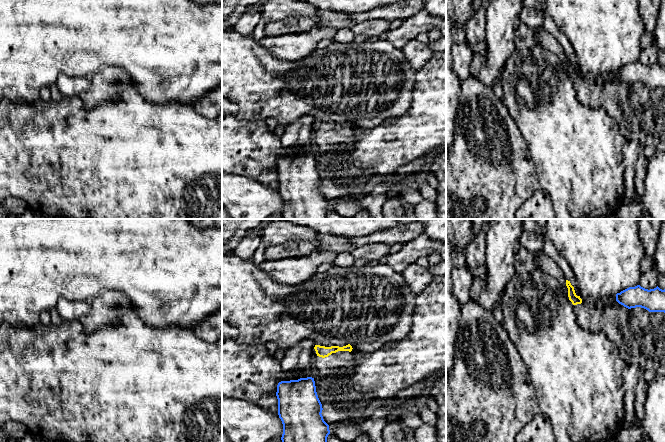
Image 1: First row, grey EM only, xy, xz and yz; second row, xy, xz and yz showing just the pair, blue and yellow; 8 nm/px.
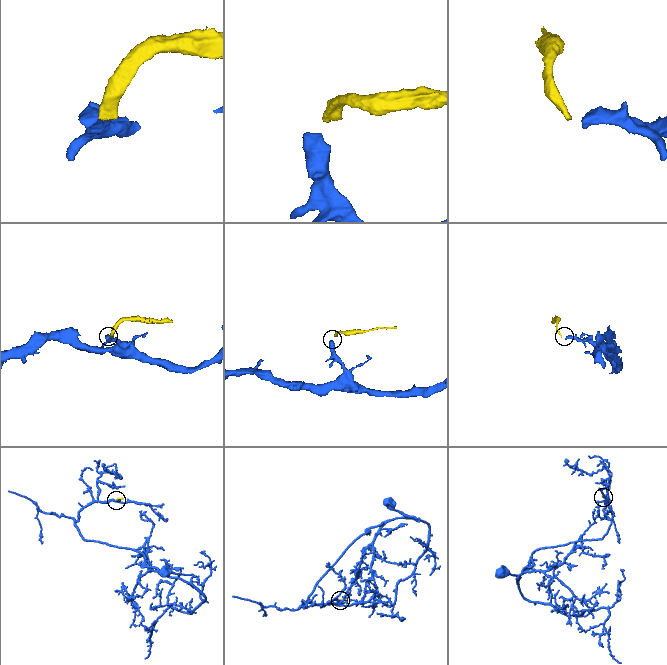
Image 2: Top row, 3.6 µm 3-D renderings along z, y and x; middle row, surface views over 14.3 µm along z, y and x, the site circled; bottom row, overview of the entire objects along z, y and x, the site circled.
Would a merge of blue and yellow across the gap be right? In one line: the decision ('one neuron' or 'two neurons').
two neurons

